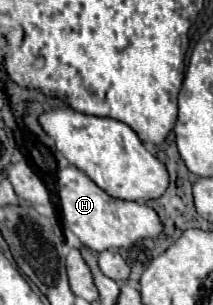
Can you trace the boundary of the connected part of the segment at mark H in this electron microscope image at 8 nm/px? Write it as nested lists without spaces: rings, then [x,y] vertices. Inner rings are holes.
[[[68,166],[58,172],[58,198],[62,224],[70,228],[86,248],[92,248],[96,252],[126,248],[136,244],[140,238],[154,238],[162,232],[158,214],[152,208],[148,208],[146,204],[112,198],[76,166]]]

